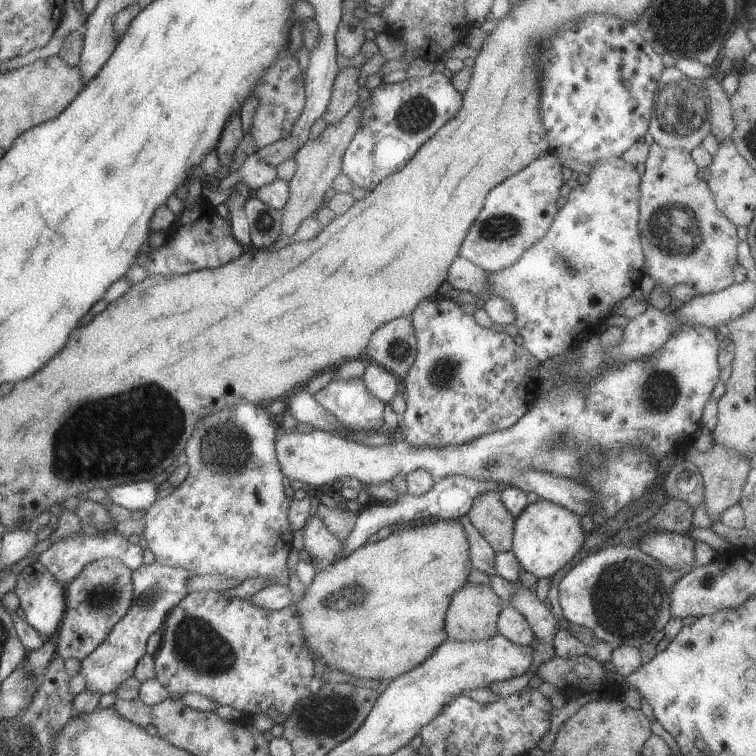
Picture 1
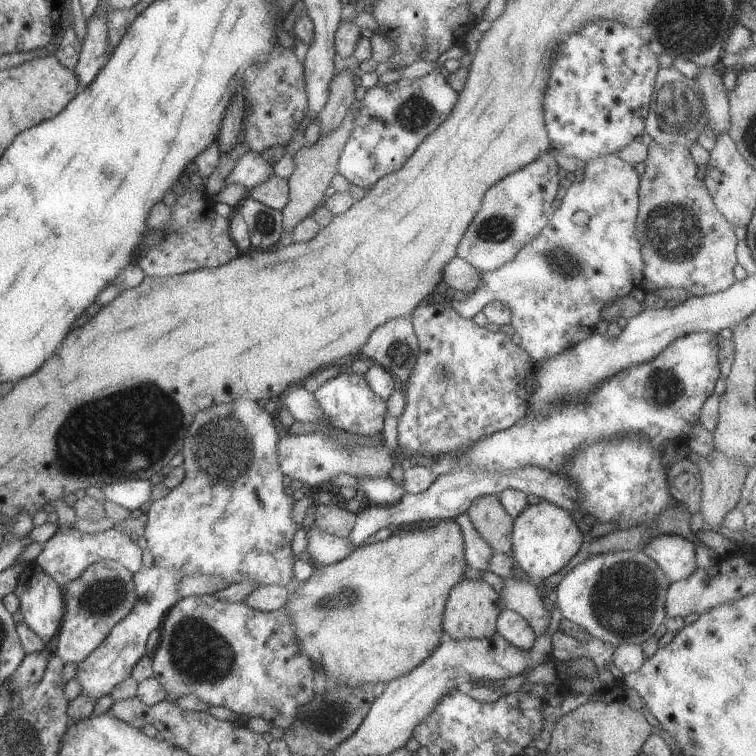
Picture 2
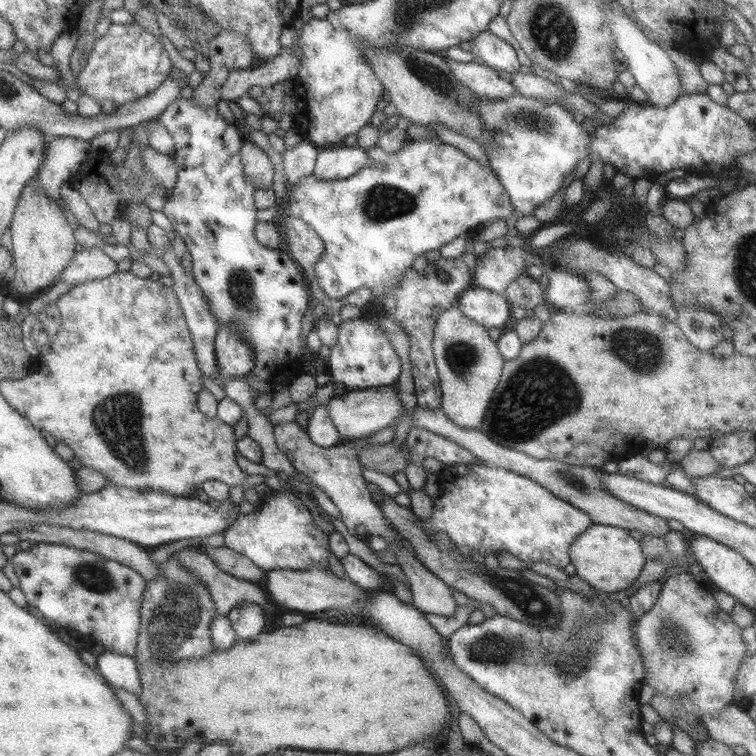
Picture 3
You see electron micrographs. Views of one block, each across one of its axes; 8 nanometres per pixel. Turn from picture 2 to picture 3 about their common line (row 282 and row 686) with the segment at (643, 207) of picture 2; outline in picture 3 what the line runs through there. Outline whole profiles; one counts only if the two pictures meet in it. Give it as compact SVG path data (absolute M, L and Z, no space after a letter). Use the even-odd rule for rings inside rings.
M685 569L665 580L653 606L637 619L635 634L643 658L645 683L656 693L671 697L675 702L679 695L687 695L689 703L695 704L694 709L702 718L718 713L732 702L734 676L747 650L741 639L741 628L731 621L729 613L717 607L713 594L703 590L701 583L695 582Z

